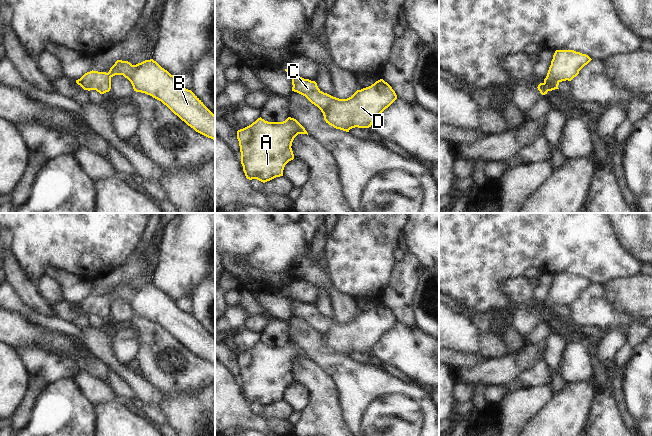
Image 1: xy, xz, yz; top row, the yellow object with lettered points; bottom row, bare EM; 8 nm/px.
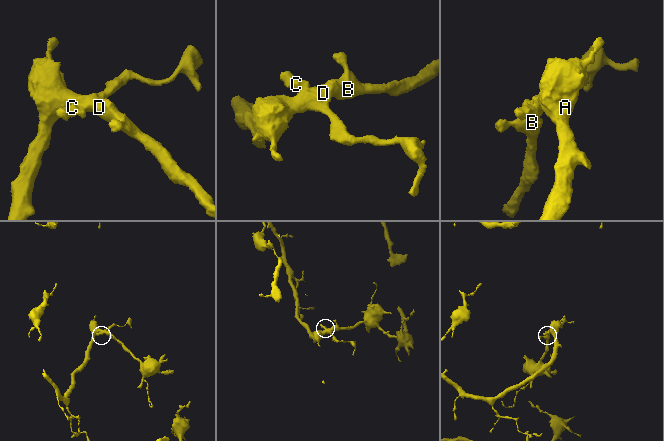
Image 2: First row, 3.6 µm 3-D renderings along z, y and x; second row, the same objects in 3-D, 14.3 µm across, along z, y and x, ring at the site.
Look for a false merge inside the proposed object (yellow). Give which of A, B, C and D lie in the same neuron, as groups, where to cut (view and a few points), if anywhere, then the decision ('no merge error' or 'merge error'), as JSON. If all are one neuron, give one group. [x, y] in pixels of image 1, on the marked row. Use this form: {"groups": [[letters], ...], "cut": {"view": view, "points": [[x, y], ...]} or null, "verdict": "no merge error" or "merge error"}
{"groups": [["A", "B", "D"], ["C"]], "cut": {"view": "xz", "points": [[334, 97], [330, 104], [321, 110]]}, "verdict": "merge error"}

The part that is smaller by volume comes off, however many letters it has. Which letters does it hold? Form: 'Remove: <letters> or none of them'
Remove: C

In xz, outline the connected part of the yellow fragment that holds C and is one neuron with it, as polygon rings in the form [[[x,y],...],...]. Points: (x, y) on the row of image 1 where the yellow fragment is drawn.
[[[285,69],[292,78],[292,91],[305,96],[312,104],[320,110],[327,109],[334,97],[322,92],[315,81],[298,77]]]

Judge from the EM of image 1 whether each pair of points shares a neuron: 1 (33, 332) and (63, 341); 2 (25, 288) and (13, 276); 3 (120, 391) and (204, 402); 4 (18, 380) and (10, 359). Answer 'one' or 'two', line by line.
1: one
2: one
3: two
4: one

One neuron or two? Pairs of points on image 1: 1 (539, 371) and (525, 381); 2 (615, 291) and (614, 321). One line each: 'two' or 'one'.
1: one
2: two

